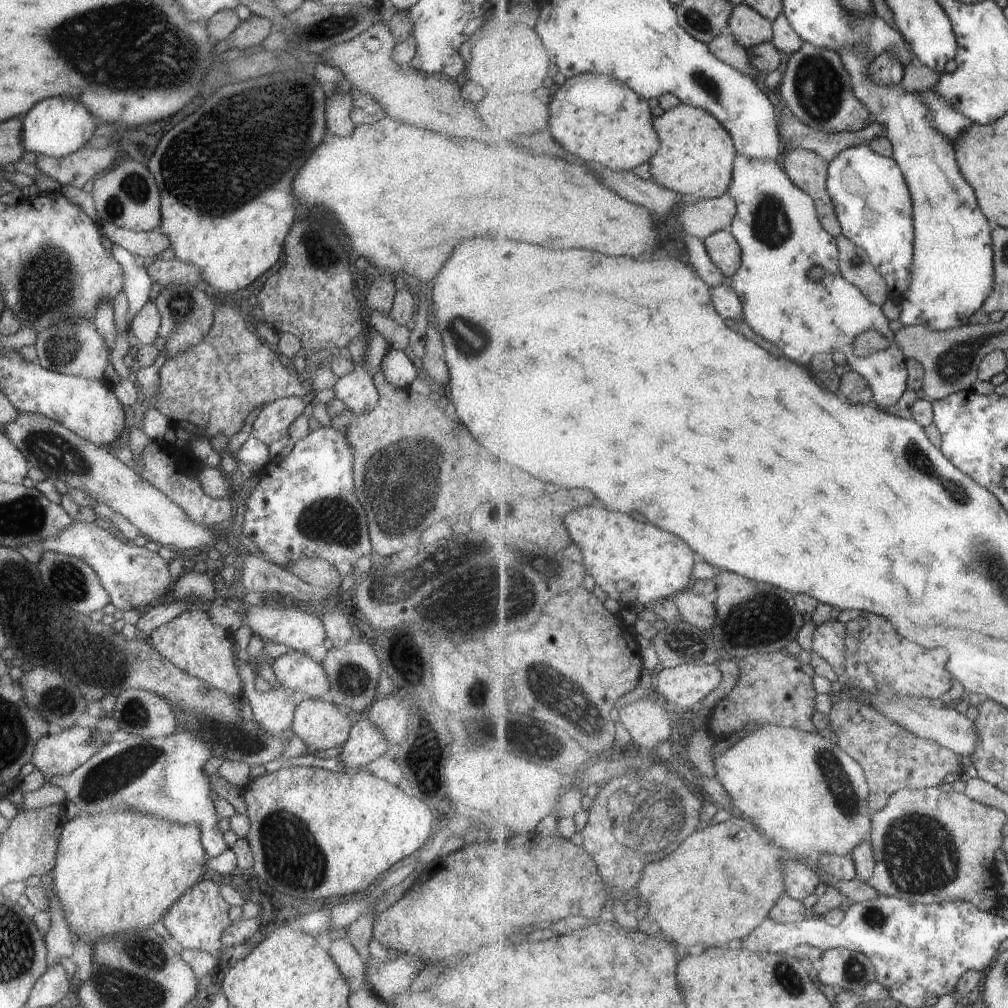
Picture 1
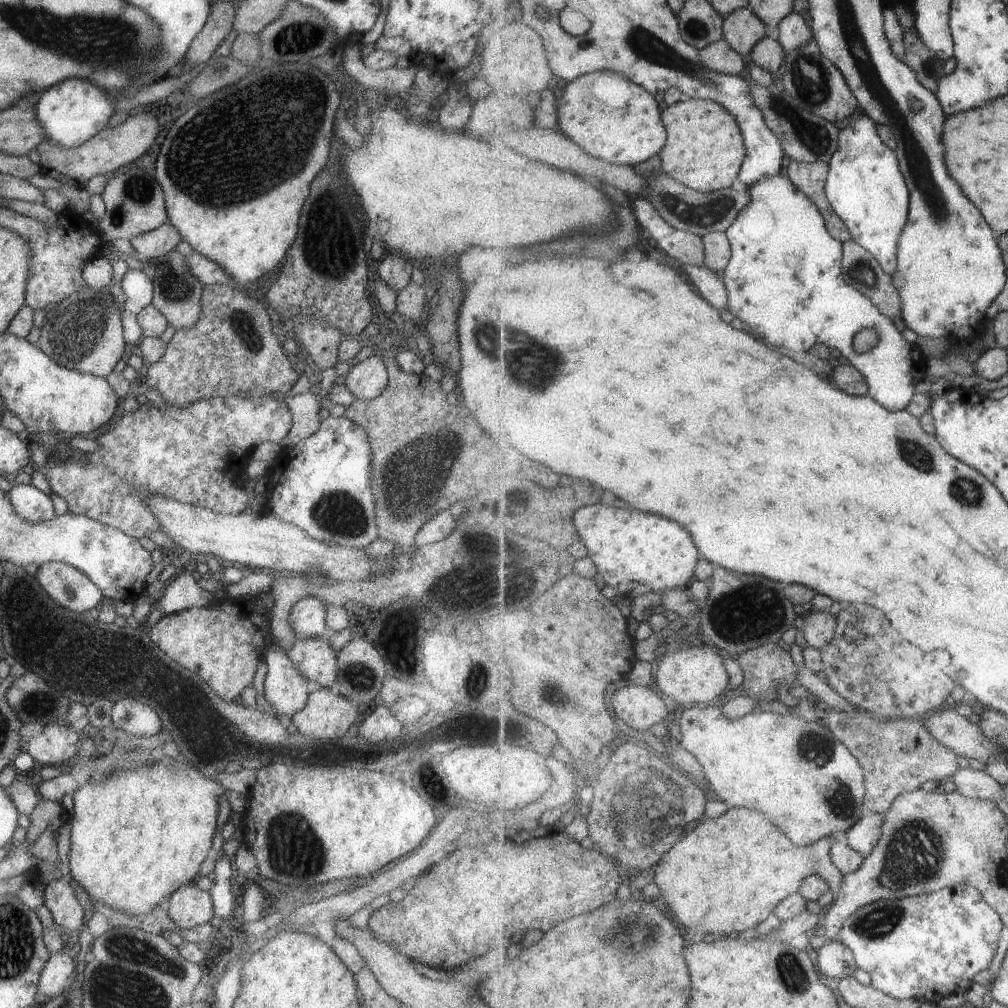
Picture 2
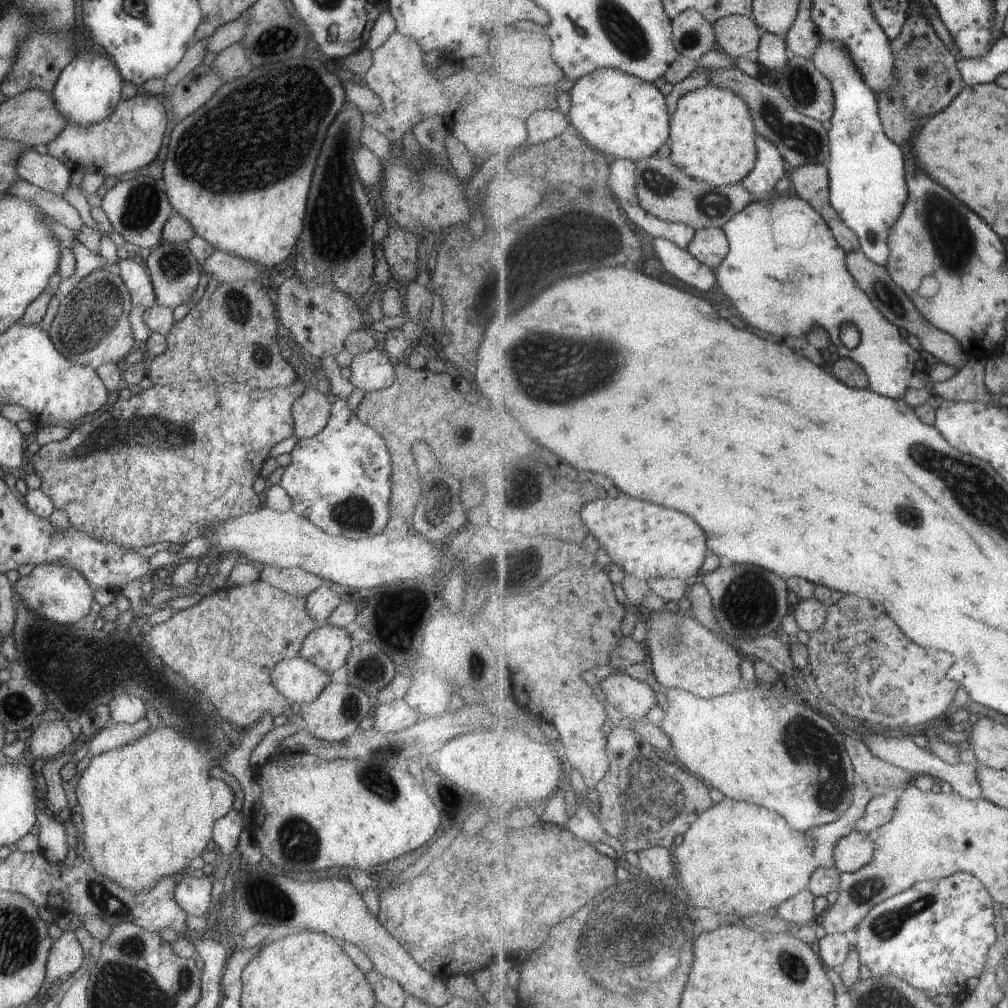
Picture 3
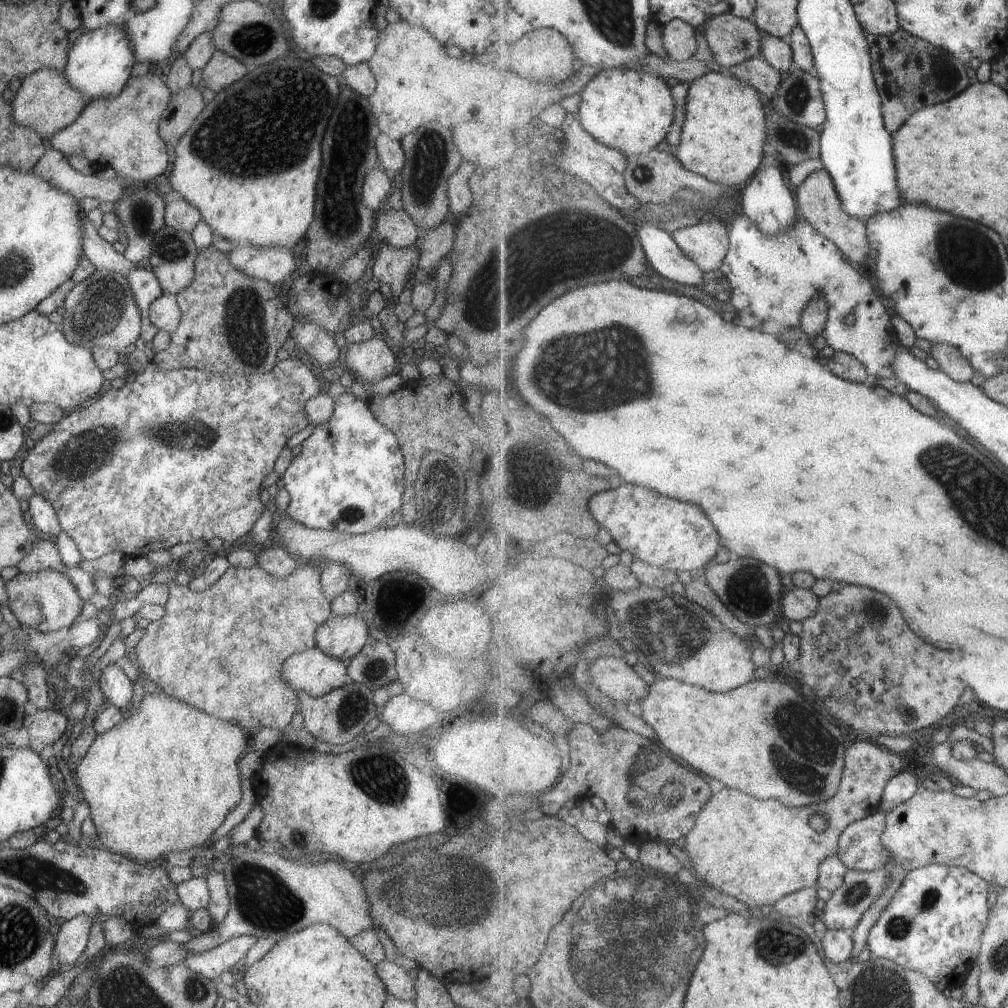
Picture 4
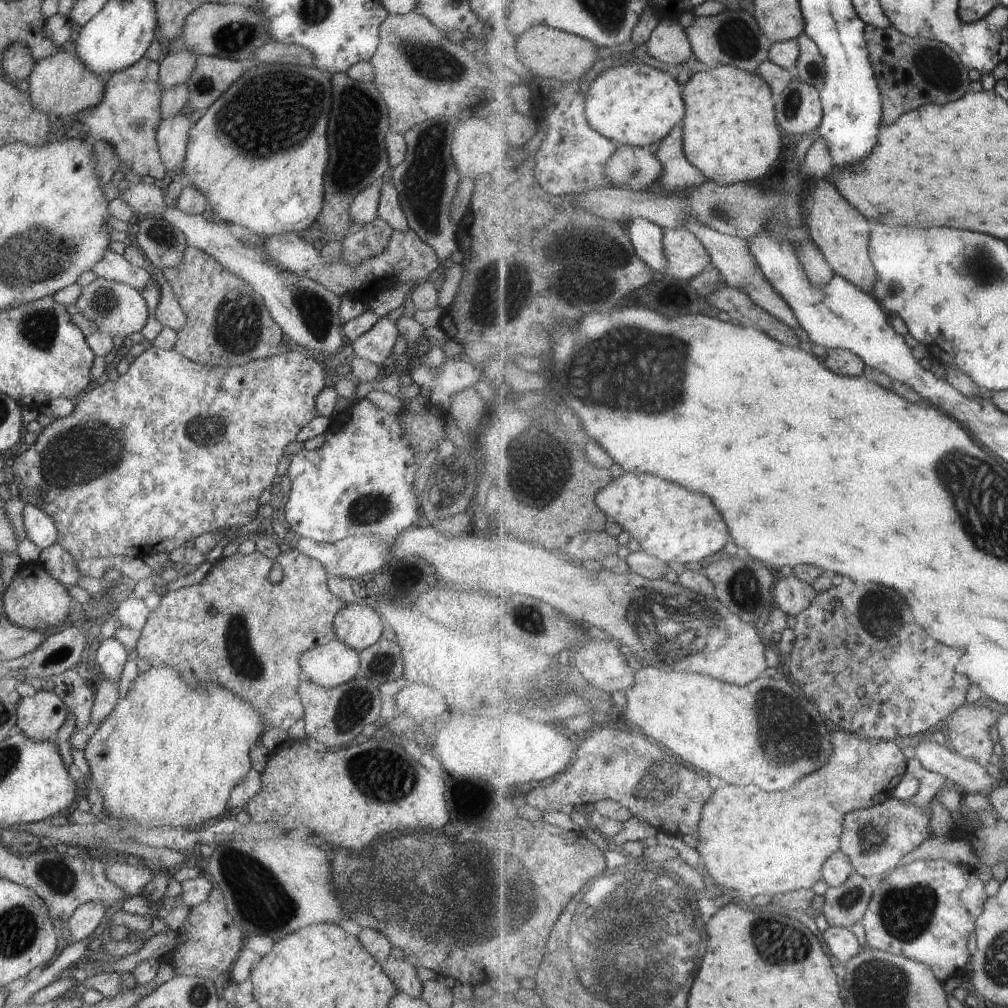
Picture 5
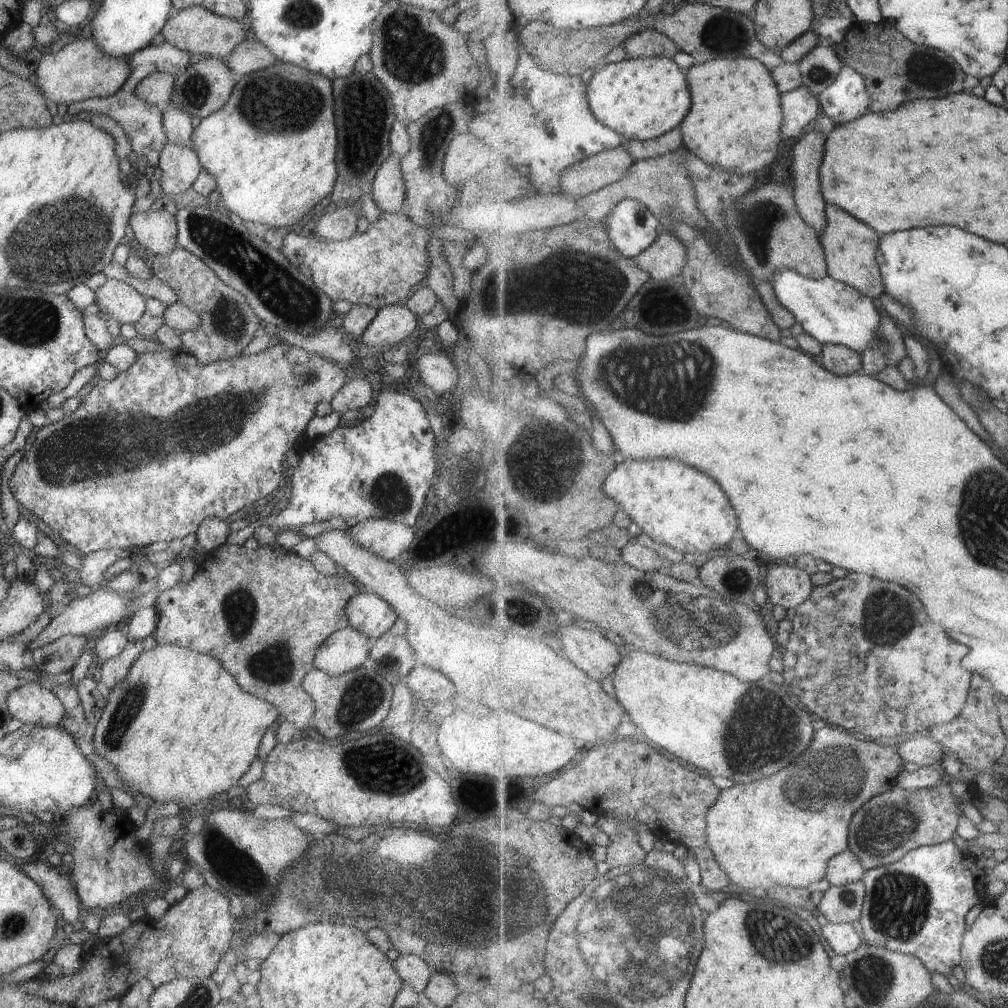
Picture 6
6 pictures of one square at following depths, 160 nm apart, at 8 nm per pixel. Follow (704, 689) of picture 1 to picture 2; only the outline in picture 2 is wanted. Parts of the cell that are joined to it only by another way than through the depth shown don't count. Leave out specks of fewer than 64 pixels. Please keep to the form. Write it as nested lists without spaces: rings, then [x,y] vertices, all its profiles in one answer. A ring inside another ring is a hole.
[[[708,642],[701,646],[667,652],[656,673],[656,685],[660,692],[669,696],[680,706],[703,705],[710,700],[721,699],[728,690],[730,673],[724,665],[724,656],[718,648]]]

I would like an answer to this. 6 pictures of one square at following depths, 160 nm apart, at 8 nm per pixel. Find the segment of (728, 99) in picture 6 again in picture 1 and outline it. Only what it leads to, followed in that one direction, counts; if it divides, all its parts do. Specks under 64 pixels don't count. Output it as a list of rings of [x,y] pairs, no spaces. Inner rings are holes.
[[[681,103],[654,120],[660,147],[648,162],[651,178],[662,187],[695,199],[716,199],[726,195],[734,178],[737,154],[730,132],[710,112]]]

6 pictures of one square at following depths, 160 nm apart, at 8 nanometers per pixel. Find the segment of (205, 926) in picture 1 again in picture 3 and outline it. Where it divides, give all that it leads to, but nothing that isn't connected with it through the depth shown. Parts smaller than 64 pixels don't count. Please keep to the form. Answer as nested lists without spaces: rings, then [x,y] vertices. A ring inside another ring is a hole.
[[[210,876],[201,878],[183,878],[176,884],[172,898],[186,914],[201,917],[211,908],[212,879]]]

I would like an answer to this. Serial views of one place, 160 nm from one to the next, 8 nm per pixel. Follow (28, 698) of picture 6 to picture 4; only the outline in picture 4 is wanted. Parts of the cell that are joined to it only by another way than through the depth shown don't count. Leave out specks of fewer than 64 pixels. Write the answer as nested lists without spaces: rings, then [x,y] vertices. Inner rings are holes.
[[[58,708],[37,709],[33,714],[24,716],[22,726],[27,732],[28,748],[39,753],[61,738],[67,723],[64,713]]]

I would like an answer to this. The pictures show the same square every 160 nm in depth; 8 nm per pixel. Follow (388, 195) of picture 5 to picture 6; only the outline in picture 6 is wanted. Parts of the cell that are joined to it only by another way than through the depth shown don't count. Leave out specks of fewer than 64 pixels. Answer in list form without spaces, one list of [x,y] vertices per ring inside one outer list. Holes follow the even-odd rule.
[[[390,153],[375,174],[372,189],[373,202],[380,212],[397,213],[405,196],[401,173],[401,156]]]

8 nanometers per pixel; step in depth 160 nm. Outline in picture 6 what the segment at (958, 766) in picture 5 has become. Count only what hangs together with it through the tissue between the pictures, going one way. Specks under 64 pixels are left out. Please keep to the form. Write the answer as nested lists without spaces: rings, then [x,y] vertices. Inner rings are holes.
[[[927,735],[911,737],[896,747],[903,762],[914,763],[919,767],[939,765],[945,752],[935,740]]]

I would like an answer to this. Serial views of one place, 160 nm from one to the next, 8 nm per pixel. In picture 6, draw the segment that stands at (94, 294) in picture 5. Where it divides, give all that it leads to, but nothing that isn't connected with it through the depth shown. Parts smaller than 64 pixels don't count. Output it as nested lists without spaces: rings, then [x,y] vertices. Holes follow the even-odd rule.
[[[107,279],[95,290],[95,304],[101,308],[101,314],[113,317],[119,325],[131,325],[137,322],[145,311],[145,297],[135,288],[119,280]]]

